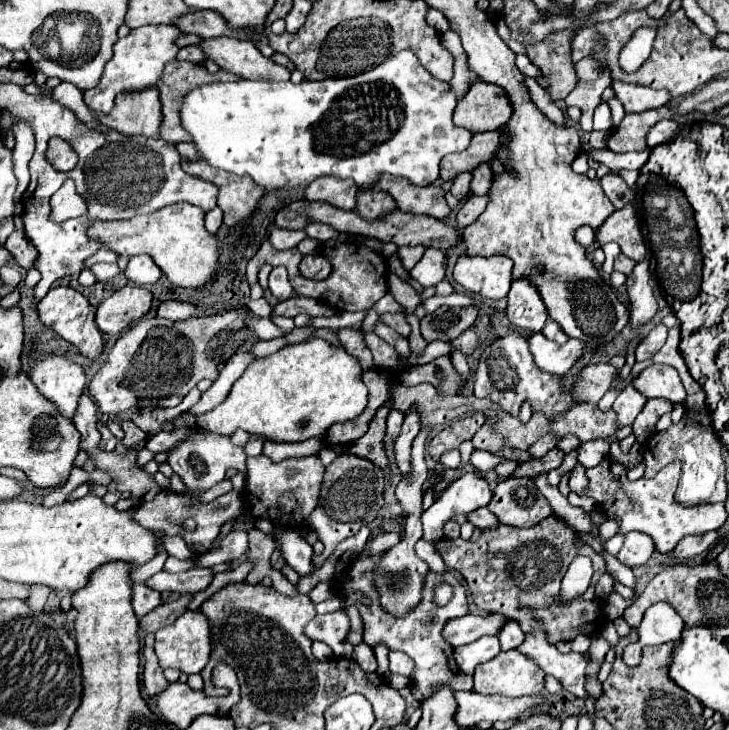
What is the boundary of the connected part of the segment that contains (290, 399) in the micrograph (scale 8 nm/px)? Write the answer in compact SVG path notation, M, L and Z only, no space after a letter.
M309 338L305 342L285 346L271 356L257 358L255 362L251 362L249 368L243 372L243 376L233 384L225 402L199 416L197 424L203 430L225 436L241 428L253 436L263 436L267 440L277 440L277 442L301 442L313 436L323 436L329 426L353 420L365 410L367 390L361 380L361 374L363 370L359 360L351 356L343 346L333 346L323 338L321 340Z

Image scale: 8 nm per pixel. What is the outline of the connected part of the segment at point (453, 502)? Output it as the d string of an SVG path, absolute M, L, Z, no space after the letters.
M463 474L451 486L447 486L441 496L423 512L423 538L435 540L443 536L443 524L453 516L467 516L473 510L487 506L491 500L491 488L489 482L475 474Z

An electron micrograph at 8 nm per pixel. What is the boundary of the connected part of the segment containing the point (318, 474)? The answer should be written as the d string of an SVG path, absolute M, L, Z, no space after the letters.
M259 454L255 458L247 458L247 500L251 508L251 516L267 516L273 522L277 520L283 526L305 526L311 510L319 500L319 486L323 482L325 468L321 466L317 456L307 456L299 460L283 460L281 464L273 464L267 456Z

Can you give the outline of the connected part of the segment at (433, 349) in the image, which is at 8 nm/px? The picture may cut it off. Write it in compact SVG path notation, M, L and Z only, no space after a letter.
M437 340L437 342L431 342L431 344L423 350L421 356L411 354L411 356L409 356L409 364L411 364L411 366L415 366L415 364L427 364L427 362L439 358L439 356L449 356L449 354L451 354L451 344Z

